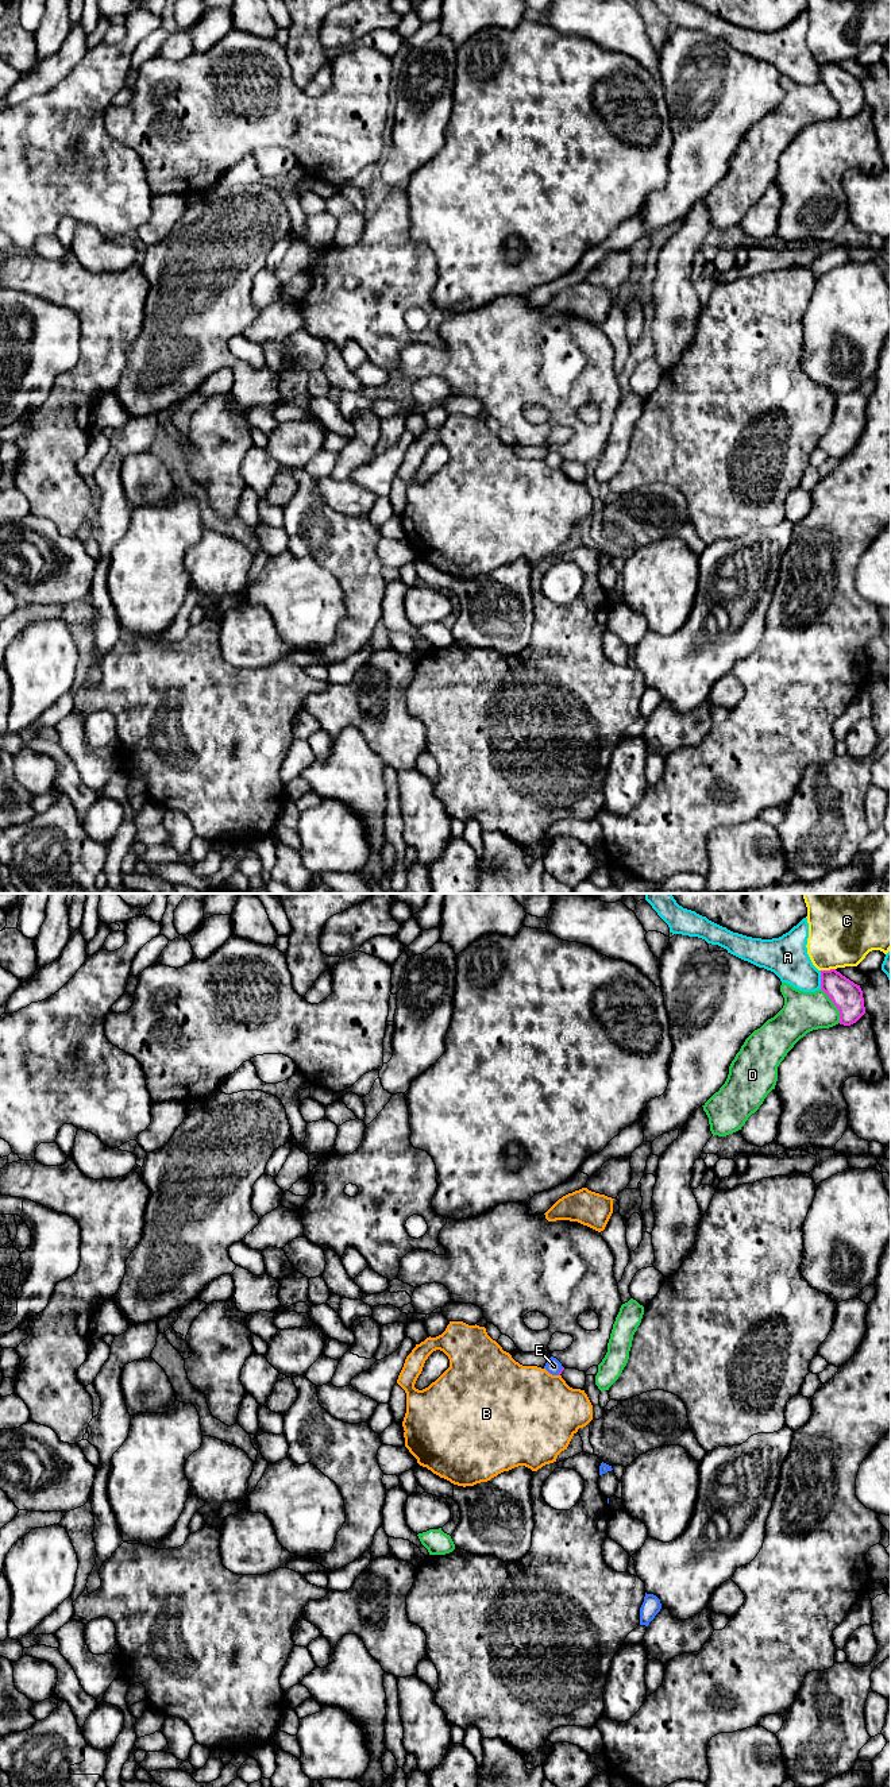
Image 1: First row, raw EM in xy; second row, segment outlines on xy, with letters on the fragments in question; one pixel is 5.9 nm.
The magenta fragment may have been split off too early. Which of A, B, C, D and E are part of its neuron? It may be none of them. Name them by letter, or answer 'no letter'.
E

